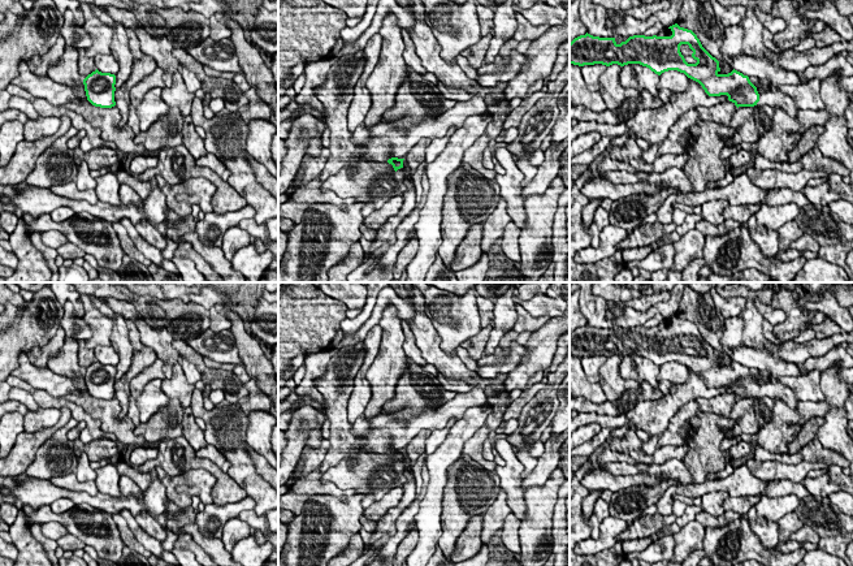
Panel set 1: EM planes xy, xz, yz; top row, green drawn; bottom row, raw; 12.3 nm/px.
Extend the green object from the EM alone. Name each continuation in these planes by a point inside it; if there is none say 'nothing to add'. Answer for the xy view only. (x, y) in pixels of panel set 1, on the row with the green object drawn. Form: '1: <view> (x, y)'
nothing to add

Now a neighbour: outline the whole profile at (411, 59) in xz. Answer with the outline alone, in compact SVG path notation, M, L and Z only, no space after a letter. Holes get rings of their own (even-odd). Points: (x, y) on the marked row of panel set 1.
M402 29L402 39L404 43L403 59L406 65L411 66L417 74L425 74L426 69L421 65L421 60L416 55L415 44L406 29Z

